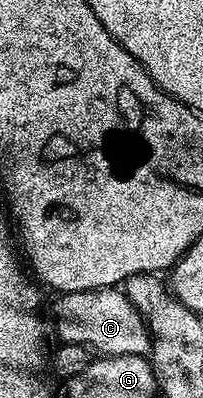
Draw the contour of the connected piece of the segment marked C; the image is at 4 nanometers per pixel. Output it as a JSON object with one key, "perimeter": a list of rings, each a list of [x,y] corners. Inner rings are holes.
{"perimeter":[[[122,288],[90,289],[64,293],[55,305],[55,333],[65,345],[83,345],[92,354],[104,357],[144,356],[151,352],[147,323],[133,307]]]}

